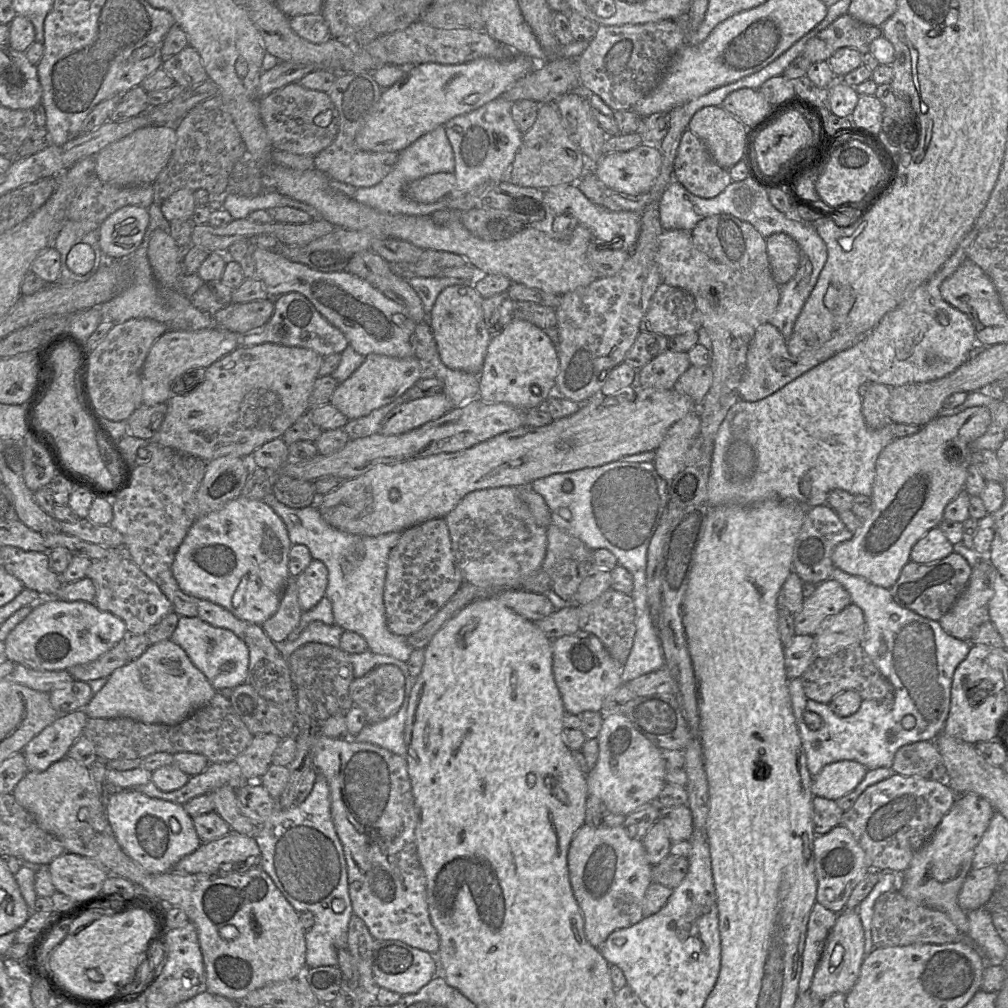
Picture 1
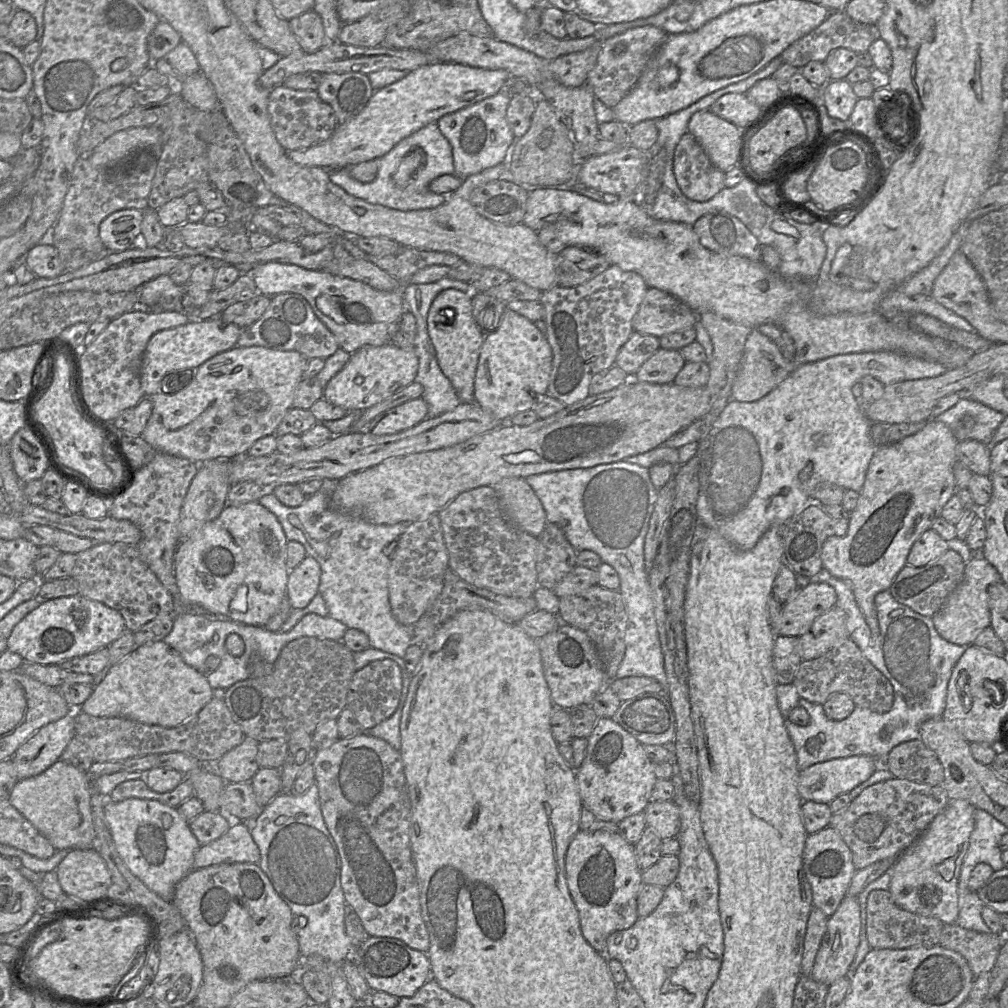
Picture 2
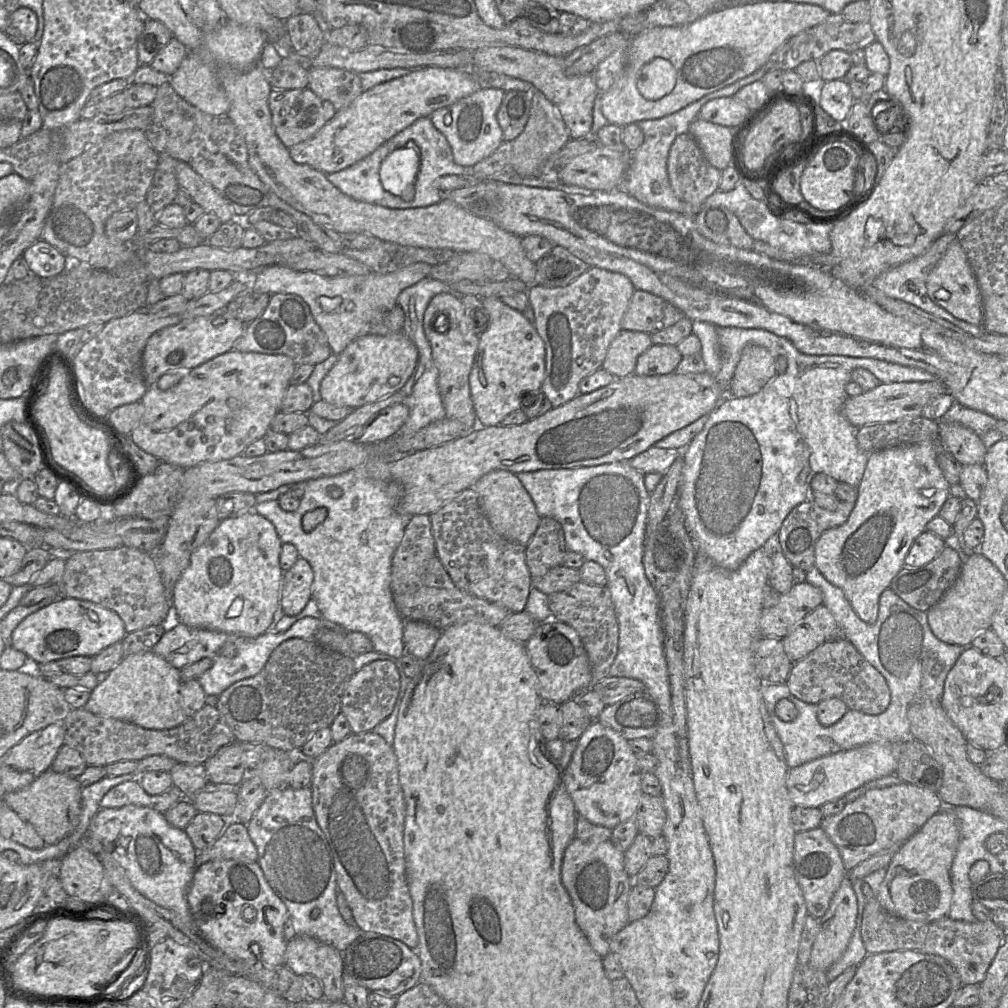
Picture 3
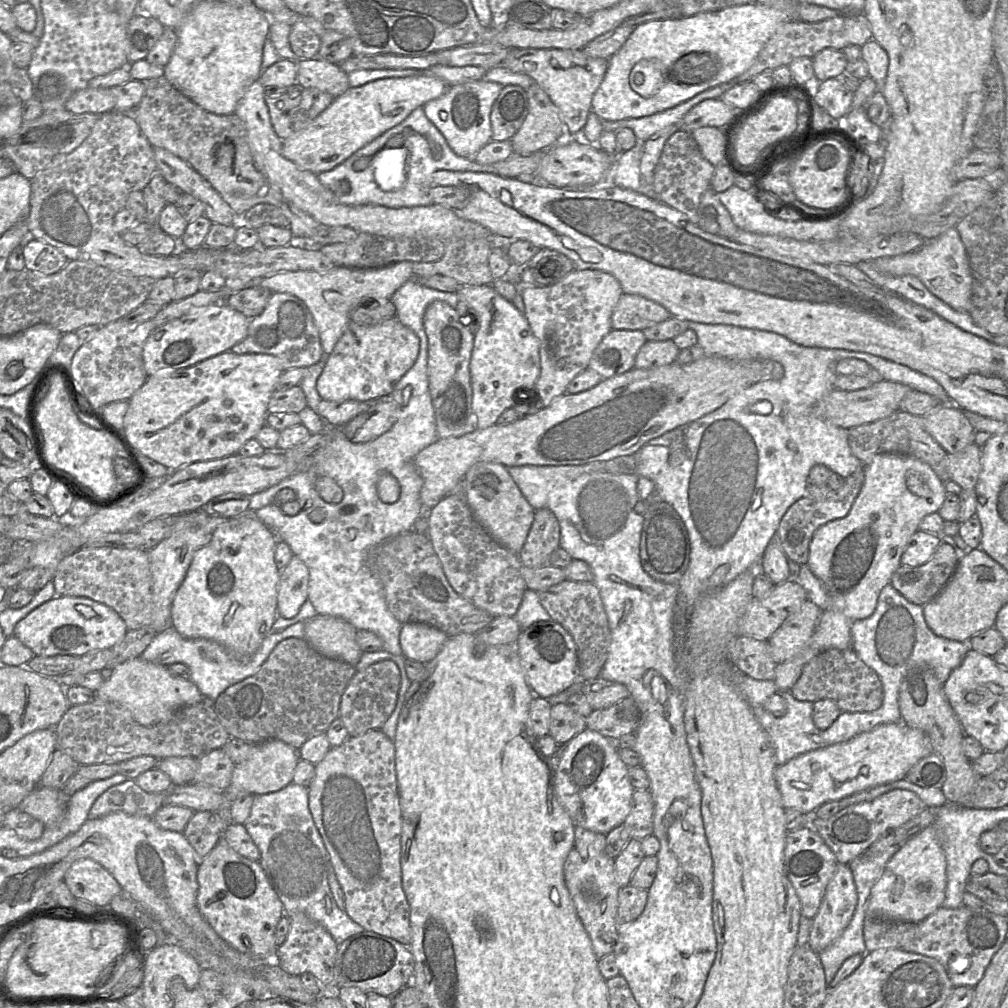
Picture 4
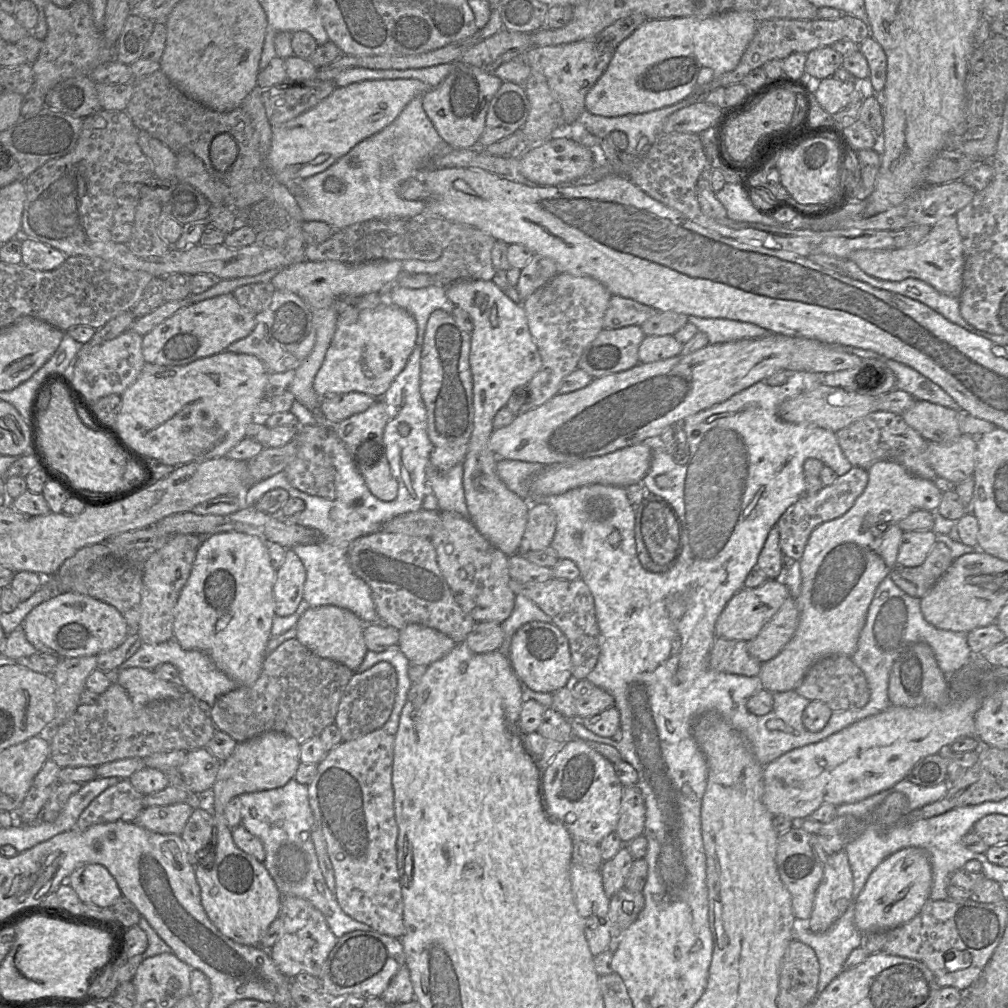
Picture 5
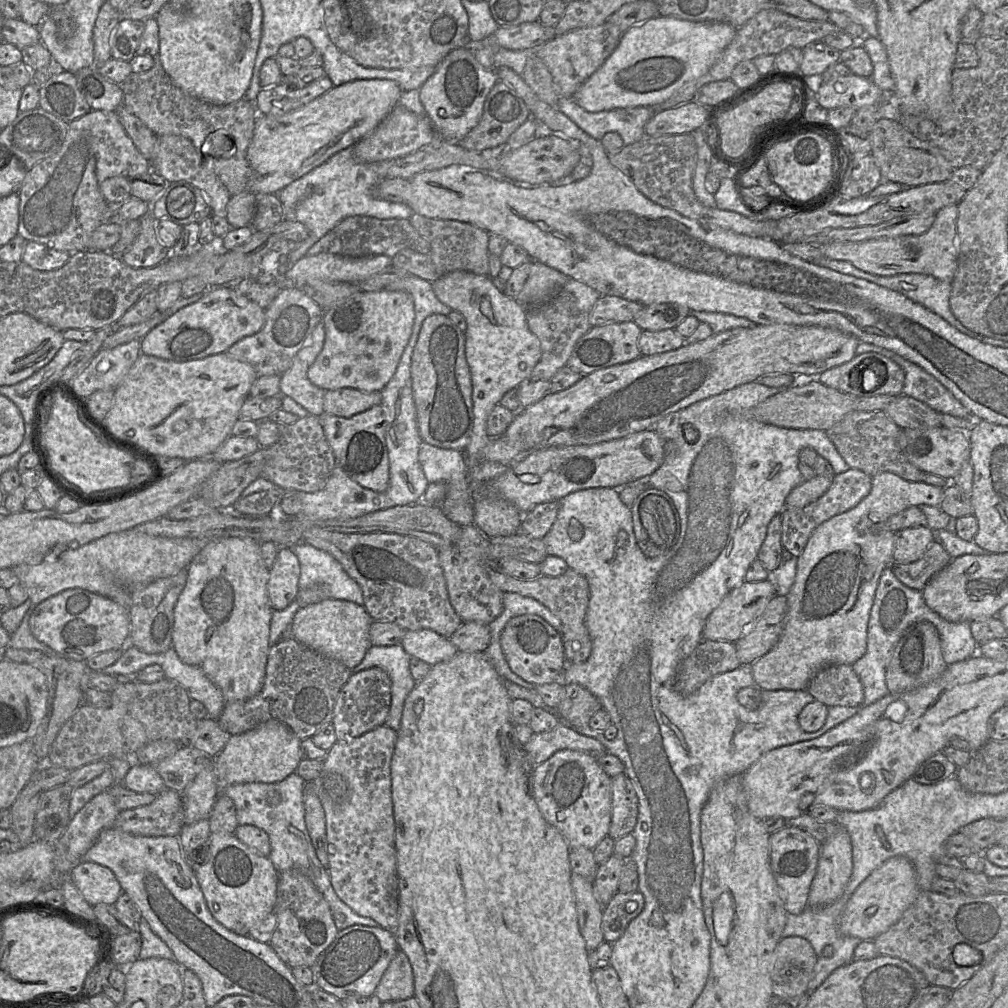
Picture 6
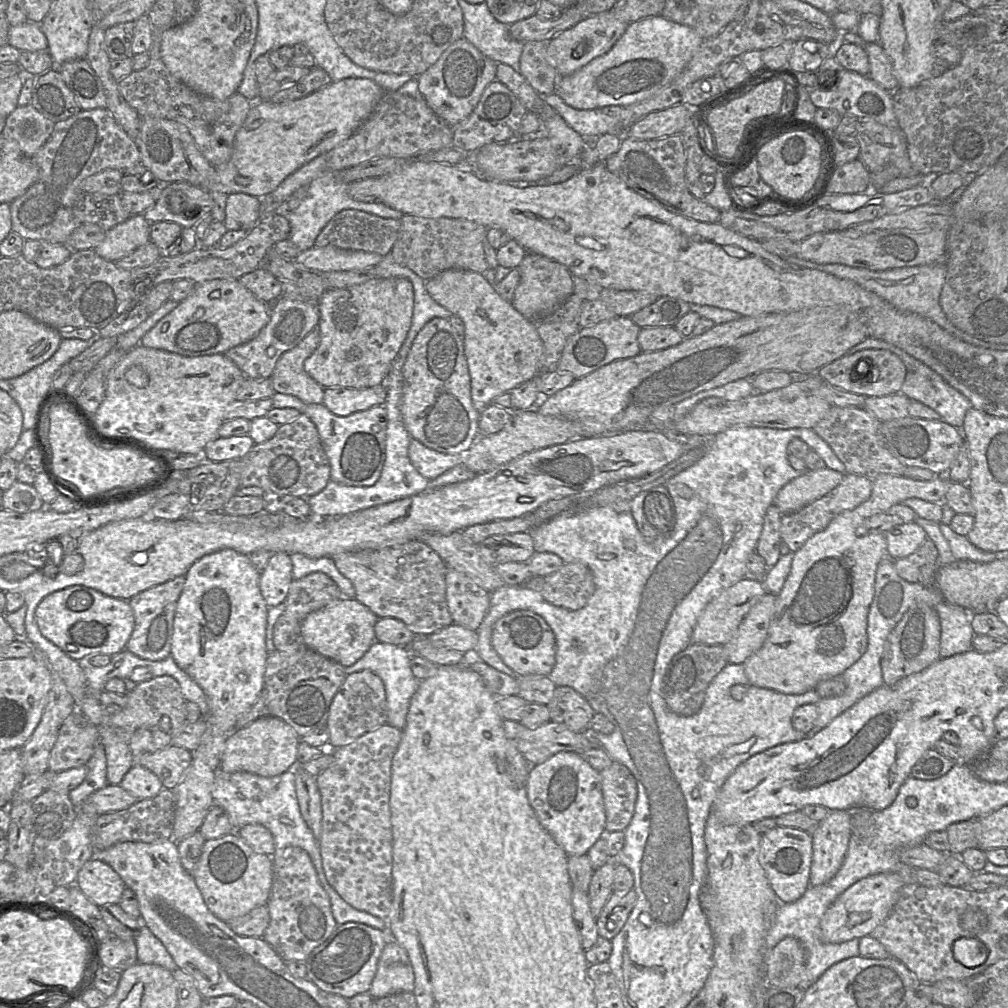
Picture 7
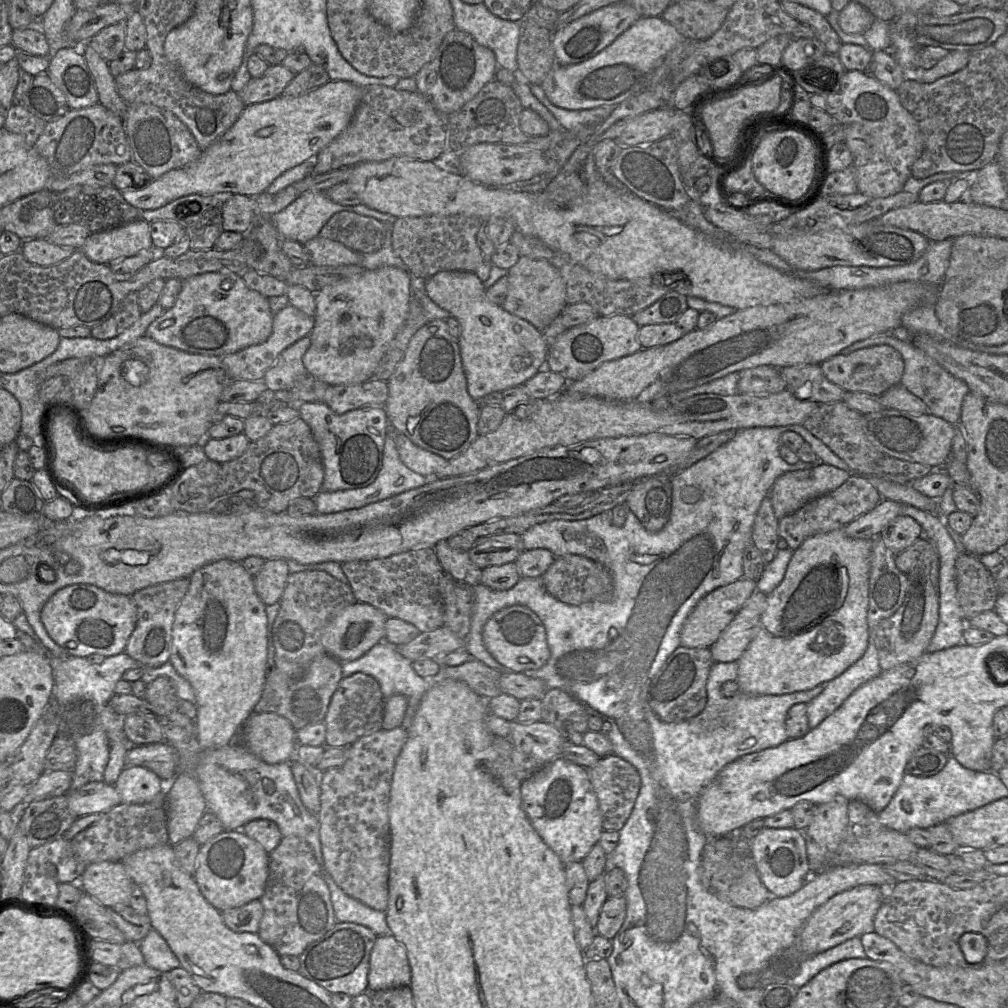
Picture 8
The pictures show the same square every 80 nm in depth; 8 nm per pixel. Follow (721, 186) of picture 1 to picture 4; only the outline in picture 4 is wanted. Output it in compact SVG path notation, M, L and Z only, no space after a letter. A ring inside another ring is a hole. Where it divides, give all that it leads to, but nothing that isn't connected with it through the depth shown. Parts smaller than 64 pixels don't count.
M677 131L666 141L654 171L654 188L658 201L682 212L690 222L697 225L701 197L711 188L715 168L703 157L691 131Z

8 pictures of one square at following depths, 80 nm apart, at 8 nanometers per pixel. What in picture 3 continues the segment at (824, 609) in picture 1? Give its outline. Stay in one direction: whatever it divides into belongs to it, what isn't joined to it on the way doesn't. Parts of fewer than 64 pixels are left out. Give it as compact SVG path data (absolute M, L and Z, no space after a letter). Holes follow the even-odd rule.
M804 582L793 584L786 594L780 595L778 603L764 608L759 621L761 637L782 639L811 611L823 605L819 588Z

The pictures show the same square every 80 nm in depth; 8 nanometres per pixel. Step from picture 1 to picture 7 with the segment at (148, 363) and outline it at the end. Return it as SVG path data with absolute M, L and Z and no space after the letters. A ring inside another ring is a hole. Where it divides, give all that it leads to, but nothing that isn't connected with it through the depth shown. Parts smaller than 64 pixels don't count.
M239 280L197 282L193 291L142 337L140 344L183 356L225 353L255 338L269 319L267 305Z

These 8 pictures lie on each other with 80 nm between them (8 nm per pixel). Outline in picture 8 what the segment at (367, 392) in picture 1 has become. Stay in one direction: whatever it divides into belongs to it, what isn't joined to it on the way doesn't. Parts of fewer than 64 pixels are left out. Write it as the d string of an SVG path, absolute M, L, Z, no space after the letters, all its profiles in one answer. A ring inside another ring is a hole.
M383 266L375 270L365 269L363 273L357 276L326 285L320 291L314 294L314 326L309 334L311 344L302 358L303 365L306 368L307 372L330 386L358 384L374 378L375 371L377 370L391 341L393 340L397 332L400 330L408 316L409 302L412 298L410 274L403 269L392 266Z

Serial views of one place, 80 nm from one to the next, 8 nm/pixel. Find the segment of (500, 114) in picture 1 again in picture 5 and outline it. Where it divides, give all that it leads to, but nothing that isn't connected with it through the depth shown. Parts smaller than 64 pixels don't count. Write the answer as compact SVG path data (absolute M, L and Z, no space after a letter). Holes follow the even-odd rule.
M459 61L455 64L456 67L439 85L422 95L422 106L438 134L452 148L479 148L477 144L485 127L490 101L503 80L475 66Z

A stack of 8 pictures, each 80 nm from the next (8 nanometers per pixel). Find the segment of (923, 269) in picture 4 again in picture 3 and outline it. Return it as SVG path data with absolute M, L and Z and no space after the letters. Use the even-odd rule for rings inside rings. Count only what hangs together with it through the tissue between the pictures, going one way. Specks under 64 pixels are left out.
M957 238L948 245L943 256L930 270L926 288L929 298L953 316L970 324L982 326L983 305L980 288L967 255Z

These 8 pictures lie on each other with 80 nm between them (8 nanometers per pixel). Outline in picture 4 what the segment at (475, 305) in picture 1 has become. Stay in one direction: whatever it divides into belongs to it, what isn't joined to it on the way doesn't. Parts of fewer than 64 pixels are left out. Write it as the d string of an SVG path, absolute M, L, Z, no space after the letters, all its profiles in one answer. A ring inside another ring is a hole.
M444 301L430 303L423 316L428 340L429 393L435 413L439 439L457 438L476 430L476 416L472 410L470 360L474 334L459 319L455 308Z

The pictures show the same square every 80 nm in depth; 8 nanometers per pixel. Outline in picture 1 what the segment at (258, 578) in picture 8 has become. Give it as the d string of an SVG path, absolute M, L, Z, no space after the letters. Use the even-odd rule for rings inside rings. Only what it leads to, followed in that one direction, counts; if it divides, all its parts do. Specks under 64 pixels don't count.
M312 560L310 565L296 579L299 604L303 611L315 607L326 595L328 569L320 560Z

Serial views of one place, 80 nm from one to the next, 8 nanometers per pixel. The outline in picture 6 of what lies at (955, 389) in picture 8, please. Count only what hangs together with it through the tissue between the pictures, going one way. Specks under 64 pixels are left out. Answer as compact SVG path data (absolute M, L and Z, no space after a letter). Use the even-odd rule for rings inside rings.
M860 342L855 349L856 355L867 352L881 354L896 362L904 370L902 394L927 404L939 413L958 418L971 416L969 410L943 384L917 364L891 350L866 342Z

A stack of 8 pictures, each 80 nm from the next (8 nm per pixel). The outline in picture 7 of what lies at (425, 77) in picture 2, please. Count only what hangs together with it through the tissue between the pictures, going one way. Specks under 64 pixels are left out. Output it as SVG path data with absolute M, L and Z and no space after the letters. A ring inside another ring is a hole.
M347 78L330 84L318 89L317 91L288 103L274 104L270 101L256 101L253 103L249 110L249 113L238 132L235 135L233 153L228 162L215 167L215 173L209 177L208 191L216 191L225 193L227 195L234 193L246 193L252 196L256 196L259 199L272 193L279 184L290 174L295 172L297 169L308 163L319 155L324 155L343 141L347 140L372 114L376 105L381 100L385 91L376 84L373 80L367 78Z

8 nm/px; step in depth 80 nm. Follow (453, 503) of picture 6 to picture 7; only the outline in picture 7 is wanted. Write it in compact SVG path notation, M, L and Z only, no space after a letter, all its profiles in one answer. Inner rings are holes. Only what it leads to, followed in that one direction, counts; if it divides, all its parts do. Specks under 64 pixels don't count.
M413 438L409 444L408 456L416 470L429 481L457 465L462 465L462 455L438 452Z

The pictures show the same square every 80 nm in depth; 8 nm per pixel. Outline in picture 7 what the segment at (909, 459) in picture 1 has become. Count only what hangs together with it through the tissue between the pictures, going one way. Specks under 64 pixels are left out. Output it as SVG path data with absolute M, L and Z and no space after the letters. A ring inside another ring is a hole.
M881 474L873 481L868 500L853 510L837 515L824 530L813 534L794 553L789 575L782 590L776 595L775 611L764 644L743 663L749 684L784 694L803 694L815 689L816 685L825 679L842 675L856 663L867 649L868 614L875 593L876 571L880 561L887 556L885 532L869 532L858 536L857 529L862 527L869 517L909 498L942 503L951 483L953 482L946 476L921 481Z

